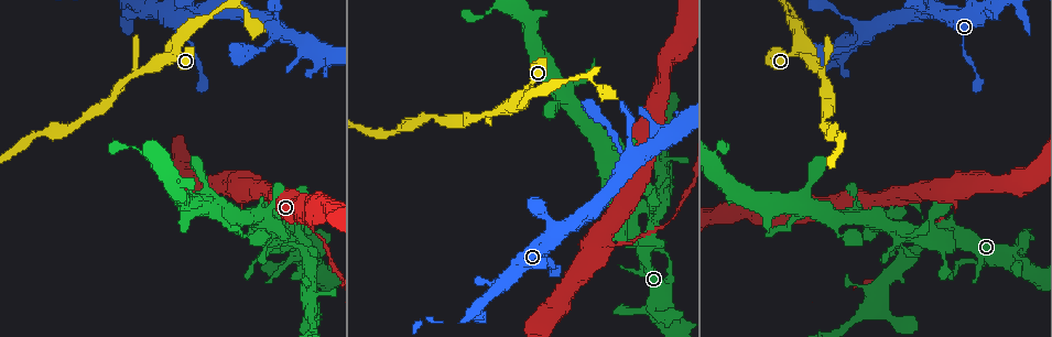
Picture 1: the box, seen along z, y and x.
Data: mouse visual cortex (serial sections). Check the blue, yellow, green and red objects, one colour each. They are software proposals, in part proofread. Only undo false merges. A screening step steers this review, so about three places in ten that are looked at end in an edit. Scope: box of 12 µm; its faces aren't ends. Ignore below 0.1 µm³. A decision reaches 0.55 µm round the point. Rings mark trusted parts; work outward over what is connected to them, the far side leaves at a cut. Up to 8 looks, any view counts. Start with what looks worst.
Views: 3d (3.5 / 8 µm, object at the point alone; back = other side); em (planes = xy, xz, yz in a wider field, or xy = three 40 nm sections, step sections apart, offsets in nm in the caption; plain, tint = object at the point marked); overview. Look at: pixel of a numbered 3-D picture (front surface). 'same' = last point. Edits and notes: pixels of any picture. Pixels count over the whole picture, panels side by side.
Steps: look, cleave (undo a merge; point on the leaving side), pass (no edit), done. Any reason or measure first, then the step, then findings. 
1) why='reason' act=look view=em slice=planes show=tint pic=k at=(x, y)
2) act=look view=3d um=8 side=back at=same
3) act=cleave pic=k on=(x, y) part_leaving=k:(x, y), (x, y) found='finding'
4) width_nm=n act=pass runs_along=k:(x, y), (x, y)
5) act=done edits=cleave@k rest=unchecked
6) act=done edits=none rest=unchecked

why='small branch off a trunk' act=look view=3d um=3.5 pic=1 at=(600, 250)

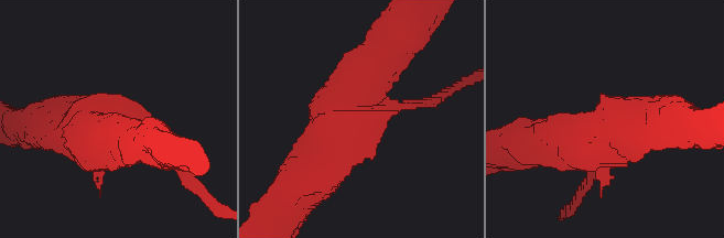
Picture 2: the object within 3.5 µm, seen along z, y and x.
why='need the tissue' act=look view=em slice=xy step=2 show=tint pic=2 at=(360, 111)

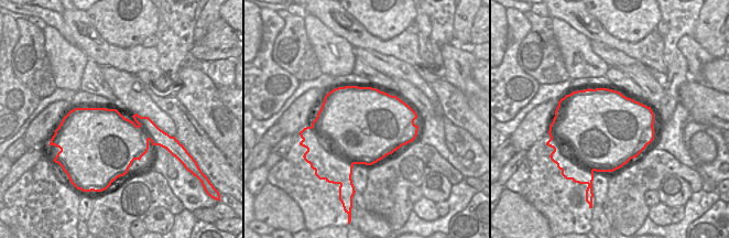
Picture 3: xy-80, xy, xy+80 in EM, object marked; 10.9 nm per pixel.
act=cleave pic=2 on=(425, 104) part_leaving=2:(397, 106), (436, 100), (464, 80) found='a second cell is stuck on'

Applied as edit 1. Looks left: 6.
why='redraw' act=look view=overview

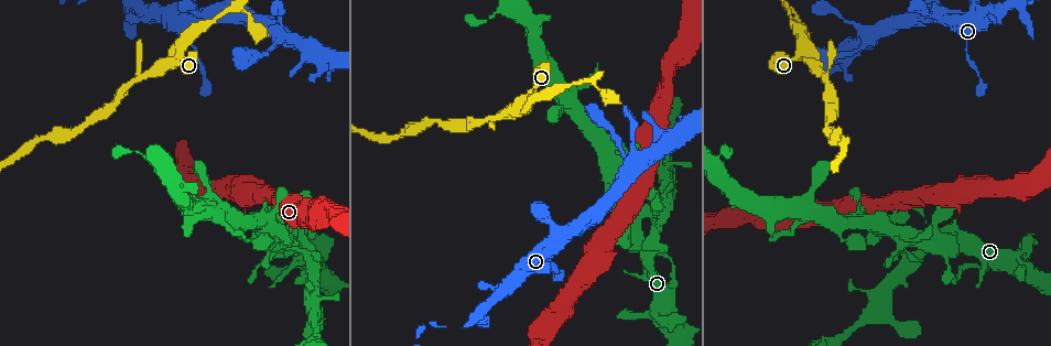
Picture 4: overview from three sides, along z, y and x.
why='looks like a crossing' act=look view=3d um=3.5 pic=4 at=(277, 41)

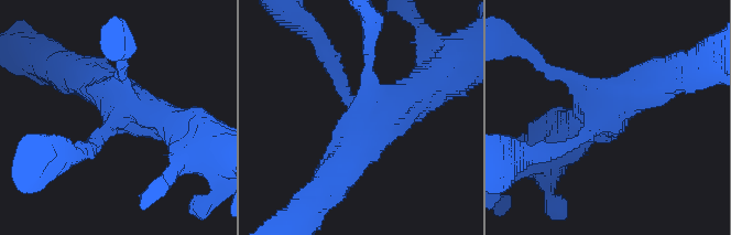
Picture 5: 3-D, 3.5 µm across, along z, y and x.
arms=4 arm_widths_nm=200,200,450,600 why='need the tissue' act=look view=em slice=planes show=tint pic=5 at=(114, 120)

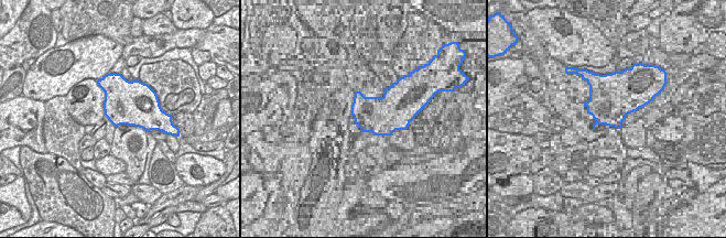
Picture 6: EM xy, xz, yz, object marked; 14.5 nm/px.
act=pass found='continuous, no second cell'

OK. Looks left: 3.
act=done edits=cleave@2 rest=unchecked

